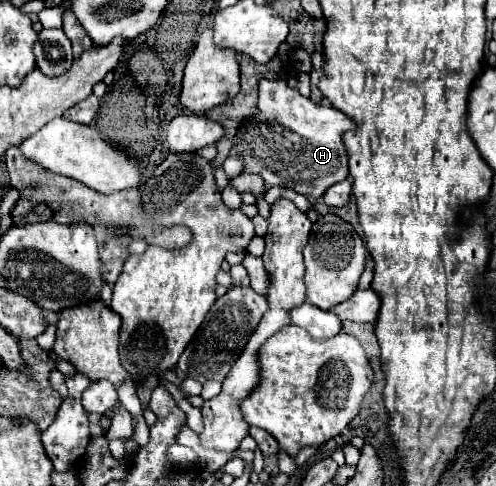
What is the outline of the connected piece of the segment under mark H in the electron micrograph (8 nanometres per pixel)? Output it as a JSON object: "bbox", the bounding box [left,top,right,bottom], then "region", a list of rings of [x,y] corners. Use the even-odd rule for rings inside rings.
{"bbox":[235,80,353,204],"region":[[[259,80],[259,100],[257,112],[243,120],[235,134],[235,150],[243,160],[243,174],[257,174],[263,178],[265,190],[273,186],[287,186],[295,192],[307,196],[311,204],[325,194],[325,190],[337,182],[347,180],[347,152],[341,142],[341,134],[353,130],[353,120],[347,118],[343,112],[335,110],[333,106],[317,106],[309,98],[303,98],[295,88],[289,88],[283,80]],[[299,134],[303,140],[295,140]]]}

